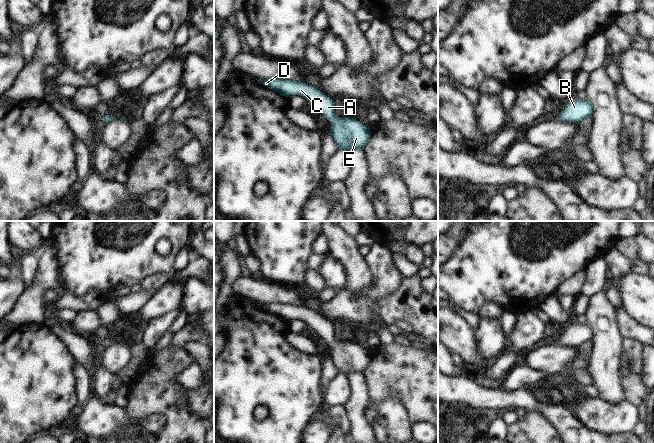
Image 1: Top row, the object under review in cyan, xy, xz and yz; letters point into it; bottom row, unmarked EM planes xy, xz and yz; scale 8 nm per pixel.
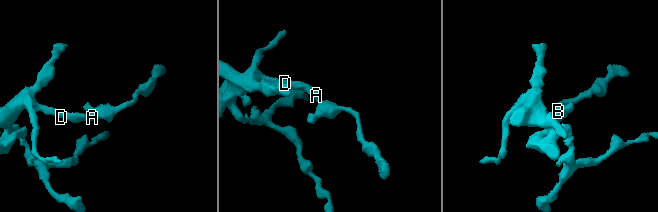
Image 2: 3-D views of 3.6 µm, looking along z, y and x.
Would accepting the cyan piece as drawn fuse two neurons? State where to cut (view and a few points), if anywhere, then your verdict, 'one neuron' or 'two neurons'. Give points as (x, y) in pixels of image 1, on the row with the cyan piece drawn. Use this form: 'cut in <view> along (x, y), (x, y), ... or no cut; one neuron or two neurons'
no cut; one neuron

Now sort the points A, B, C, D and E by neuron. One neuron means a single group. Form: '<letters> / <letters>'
A B C D E

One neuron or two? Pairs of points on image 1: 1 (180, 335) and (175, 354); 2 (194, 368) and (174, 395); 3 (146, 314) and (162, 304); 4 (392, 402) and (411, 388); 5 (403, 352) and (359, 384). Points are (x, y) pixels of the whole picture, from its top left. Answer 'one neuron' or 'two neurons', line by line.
1: two neurons
2: two neurons
3: one neuron
4: two neurons
5: two neurons

